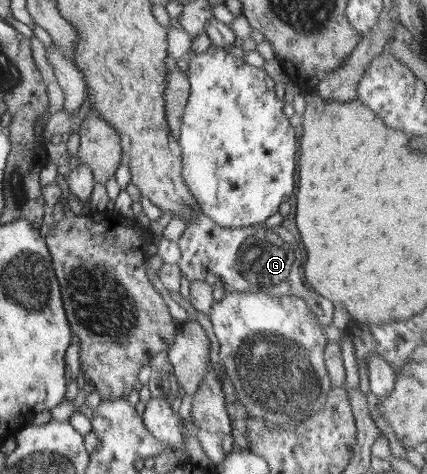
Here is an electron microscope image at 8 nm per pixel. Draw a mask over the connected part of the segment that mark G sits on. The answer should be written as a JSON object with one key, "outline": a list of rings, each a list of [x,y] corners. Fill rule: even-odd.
{"outline":[[[194,210],[177,243],[181,250],[180,272],[190,283],[202,280],[212,288],[224,288],[226,293],[298,296],[308,304],[322,326],[330,326],[333,324],[333,303],[308,288],[296,268],[302,244],[294,226],[294,222],[256,222],[245,228],[221,228],[204,213],[195,213]]]}

